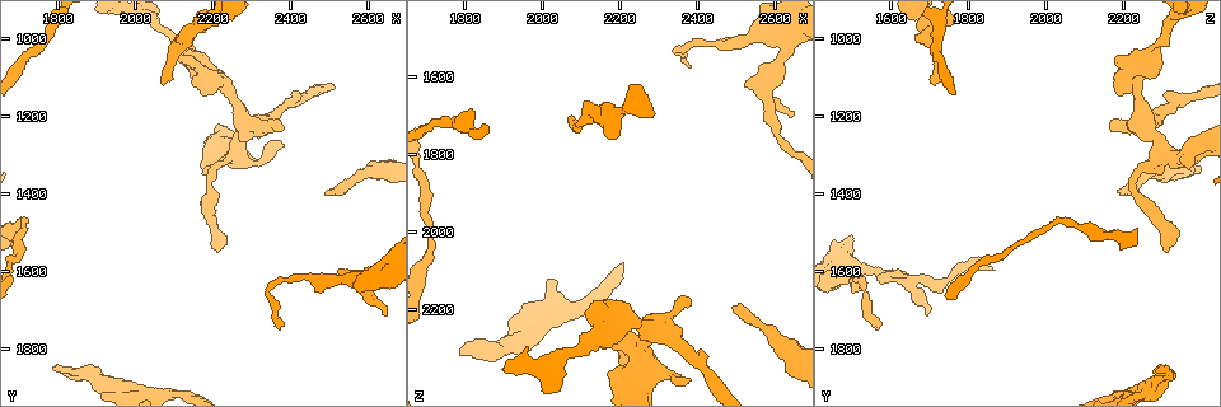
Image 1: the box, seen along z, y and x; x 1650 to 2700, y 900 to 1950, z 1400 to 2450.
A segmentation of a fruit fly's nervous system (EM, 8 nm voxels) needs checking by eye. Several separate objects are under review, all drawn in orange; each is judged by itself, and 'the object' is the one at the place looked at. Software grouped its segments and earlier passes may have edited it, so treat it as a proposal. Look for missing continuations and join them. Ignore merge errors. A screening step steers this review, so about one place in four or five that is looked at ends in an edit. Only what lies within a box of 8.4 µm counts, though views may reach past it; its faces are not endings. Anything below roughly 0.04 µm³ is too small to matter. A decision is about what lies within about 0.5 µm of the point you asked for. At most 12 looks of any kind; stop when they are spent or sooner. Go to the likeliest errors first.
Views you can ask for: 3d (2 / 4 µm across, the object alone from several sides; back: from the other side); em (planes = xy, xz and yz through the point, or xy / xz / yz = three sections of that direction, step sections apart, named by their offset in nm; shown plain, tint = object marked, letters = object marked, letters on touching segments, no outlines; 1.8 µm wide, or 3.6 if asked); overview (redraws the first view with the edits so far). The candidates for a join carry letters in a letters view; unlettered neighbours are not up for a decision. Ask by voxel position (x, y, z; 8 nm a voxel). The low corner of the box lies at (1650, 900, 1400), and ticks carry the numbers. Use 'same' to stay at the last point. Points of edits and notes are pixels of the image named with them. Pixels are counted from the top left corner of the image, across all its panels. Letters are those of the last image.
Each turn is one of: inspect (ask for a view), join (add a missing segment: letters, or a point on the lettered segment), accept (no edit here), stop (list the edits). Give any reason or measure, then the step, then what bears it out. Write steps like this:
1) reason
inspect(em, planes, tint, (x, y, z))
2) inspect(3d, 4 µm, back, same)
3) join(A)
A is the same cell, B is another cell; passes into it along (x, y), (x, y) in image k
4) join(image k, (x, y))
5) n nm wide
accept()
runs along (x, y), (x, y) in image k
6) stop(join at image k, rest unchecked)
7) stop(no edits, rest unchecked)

branch stops here
inspect(3d, 2 µm, (2490, 1400, 2195))

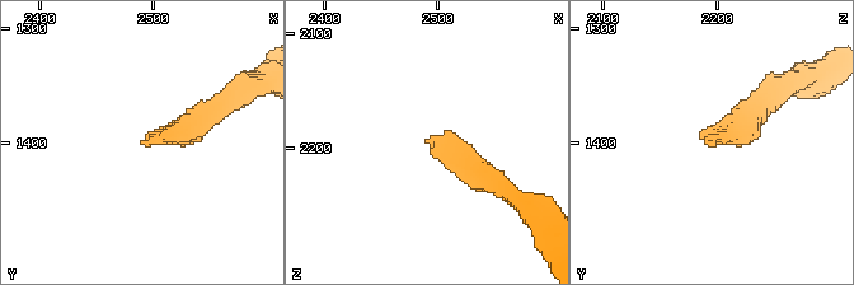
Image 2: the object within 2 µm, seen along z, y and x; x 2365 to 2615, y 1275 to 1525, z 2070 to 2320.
inspect(em, planes, letters, (2486, 1400, 2196))

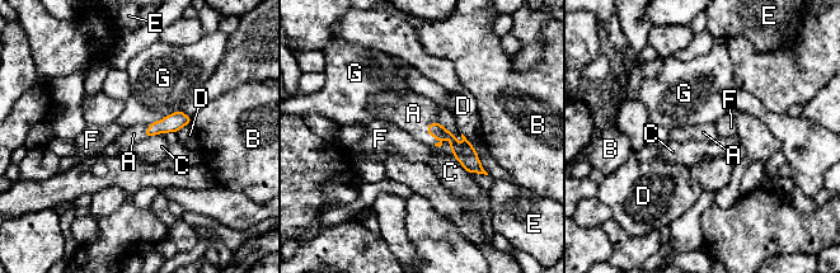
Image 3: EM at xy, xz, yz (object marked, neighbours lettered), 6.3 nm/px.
C touches over 280 nm
join(A)
A is the same cell, B, C, D, E, F and G are other cells; passes into it along (435, 130), (428, 132), (413, 113) in image 3; it goes on there

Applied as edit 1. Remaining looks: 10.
see it whole again
inspect(overview)

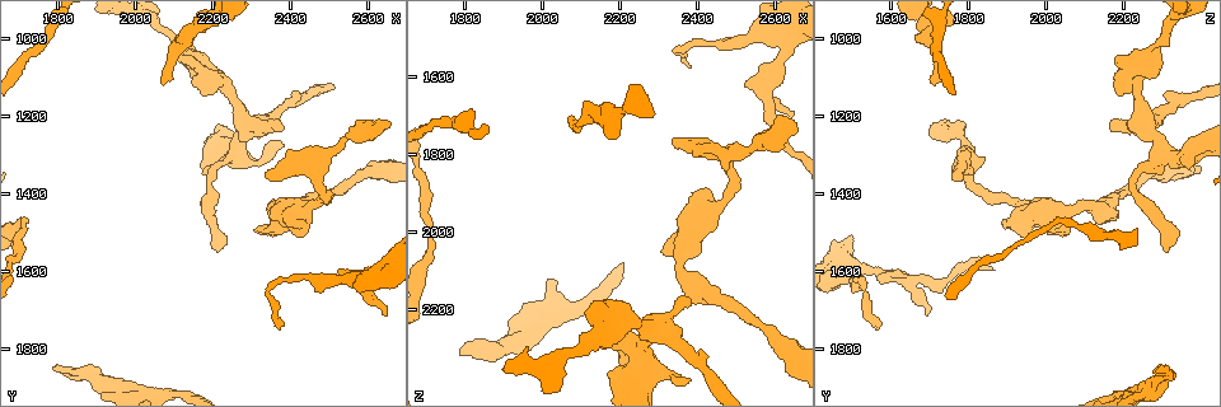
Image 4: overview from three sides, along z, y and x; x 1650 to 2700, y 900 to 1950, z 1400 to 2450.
an open end
inspect(em, planes, plain, (1790, 1845, 2315))

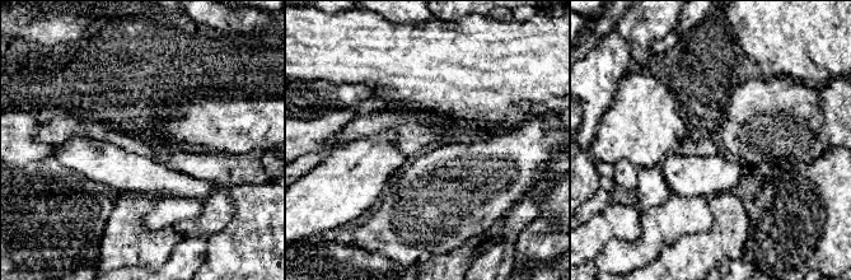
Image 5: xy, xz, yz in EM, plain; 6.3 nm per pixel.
see the neighbours
inspect(em, planes, letters, same)

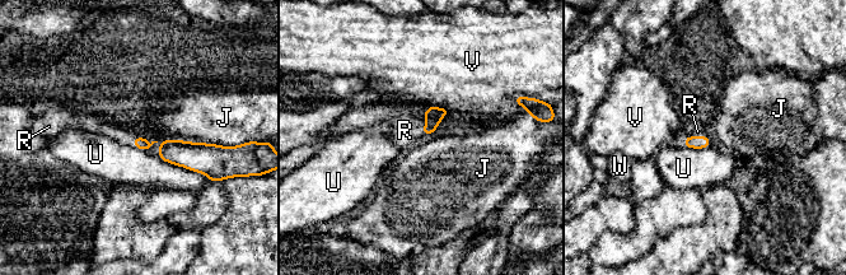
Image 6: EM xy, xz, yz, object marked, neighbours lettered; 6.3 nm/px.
U touches over 360 nm
join(R)
R is the same cell, J, U, V and W are other cells; passes into it along (434, 115), (426, 124), (405, 130) in image 6; it goes on there

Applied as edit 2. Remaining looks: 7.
inspect(em, xy, step 16, tint, (2070, 1120, 1705))

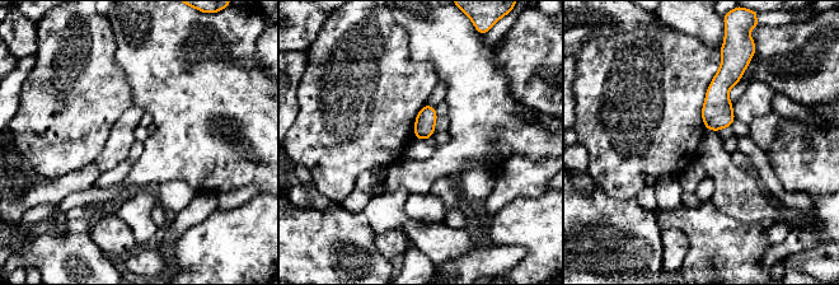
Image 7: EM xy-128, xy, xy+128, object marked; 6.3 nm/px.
another direction
inspect(em, planes, letters, same)

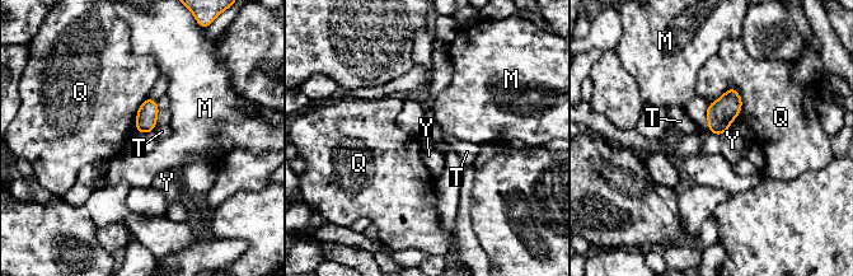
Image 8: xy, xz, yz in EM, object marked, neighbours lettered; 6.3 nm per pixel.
accept()
M, Q, T and Y are other cells; no lettered segment goes on from it

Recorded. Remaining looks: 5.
inspect(overview)

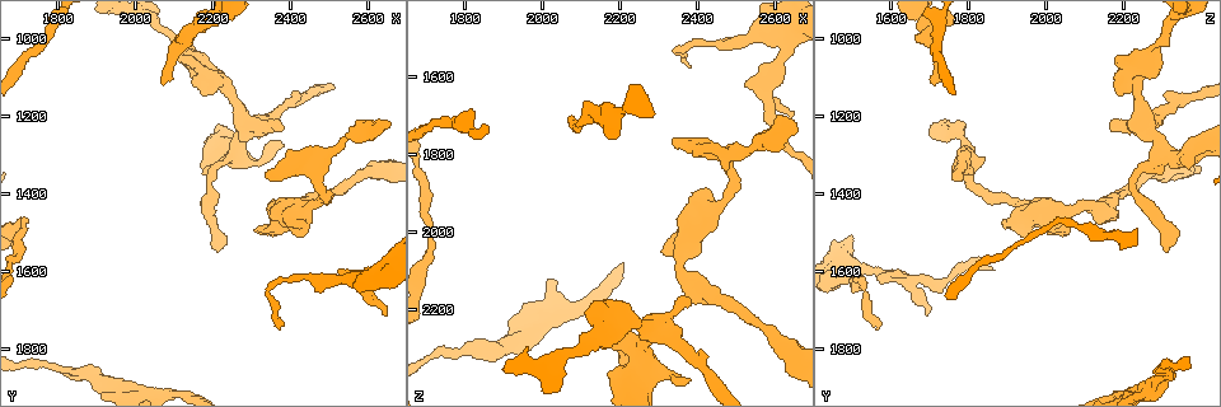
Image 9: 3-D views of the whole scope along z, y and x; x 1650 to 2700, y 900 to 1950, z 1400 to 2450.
an open end
inspect(em, planes, tint, (2205, 1555, 2315))

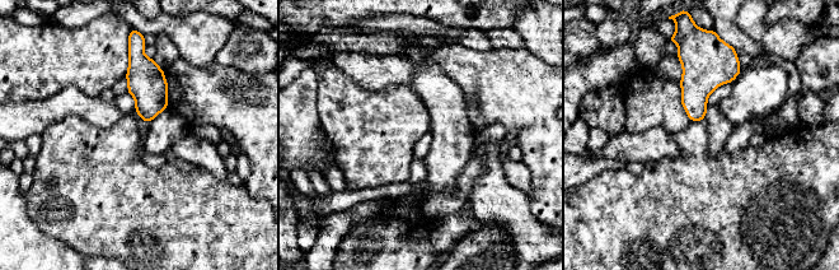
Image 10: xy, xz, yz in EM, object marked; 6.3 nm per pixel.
see the neighbours
inspect(em, planes, letters, same)

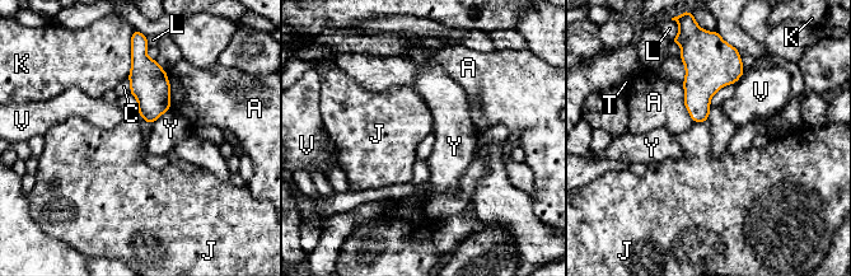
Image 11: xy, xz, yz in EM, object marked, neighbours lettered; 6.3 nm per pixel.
120 nm wide
accept()
A, C, J, K, L, T, V and Y are other cells; none of them fits

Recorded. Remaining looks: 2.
branch point
inspect(em, planes, tint, (2260, 1315, 2325))

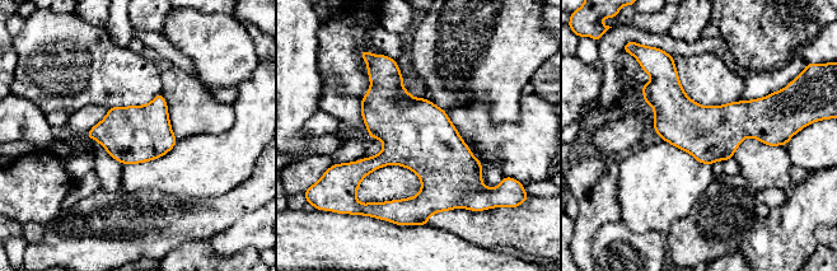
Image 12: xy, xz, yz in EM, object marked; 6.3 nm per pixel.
inspect(em, planes, letters, same)

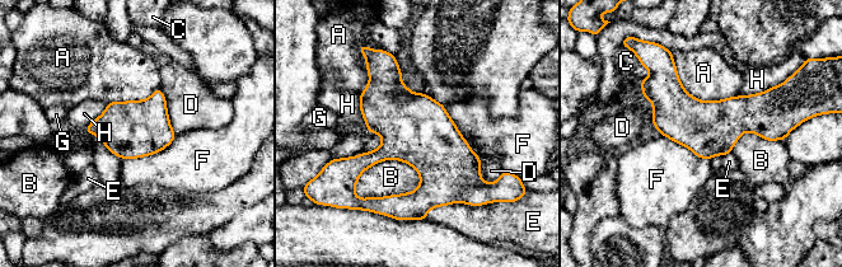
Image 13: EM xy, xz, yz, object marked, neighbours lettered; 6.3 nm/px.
accept()
A, B, C, D, E, F, G and H are other cells; none of them fits

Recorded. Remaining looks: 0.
stop(join at image 3, join at image 6, rest unchecked)

